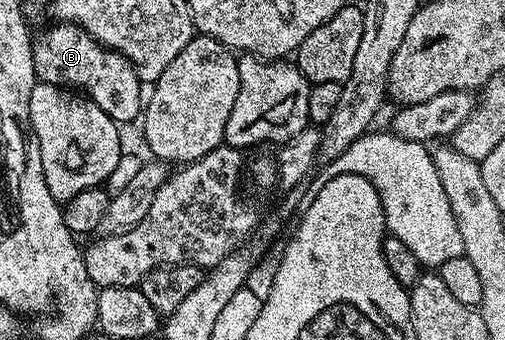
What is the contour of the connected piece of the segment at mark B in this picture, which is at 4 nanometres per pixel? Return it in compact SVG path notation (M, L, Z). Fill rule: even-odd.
M71 22L52 24L44 34L44 43L33 45L34 72L37 79L55 86L72 87L83 92L88 99L106 116L110 116L120 126L120 153L129 154L144 160L149 157L148 145L143 129L132 121L142 114L142 83L136 74L136 68L123 58L117 50L110 50L101 42L93 40L80 26ZM128 122L128 123L124 123Z

